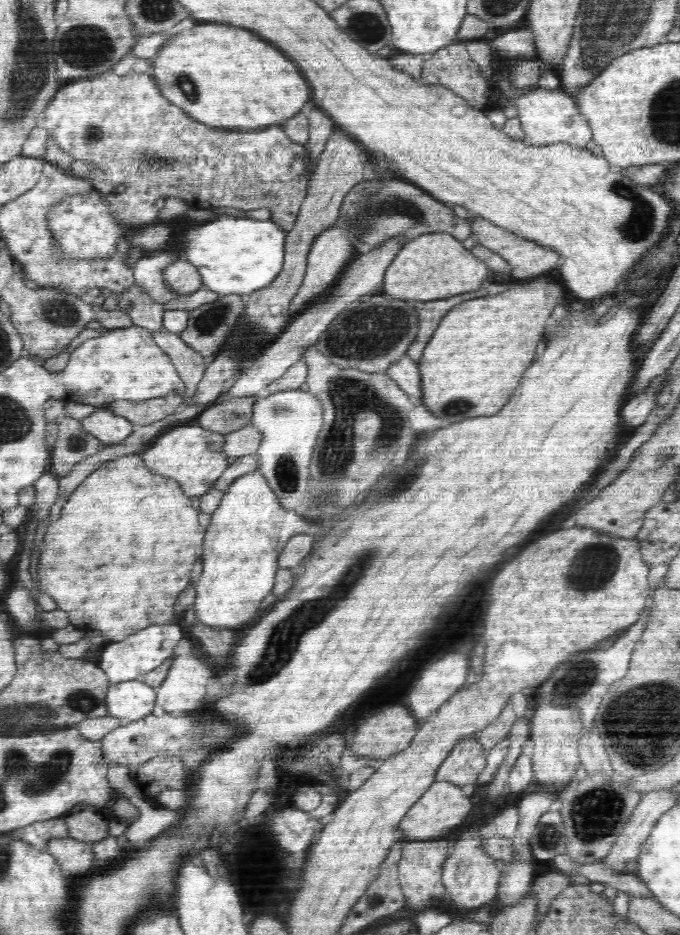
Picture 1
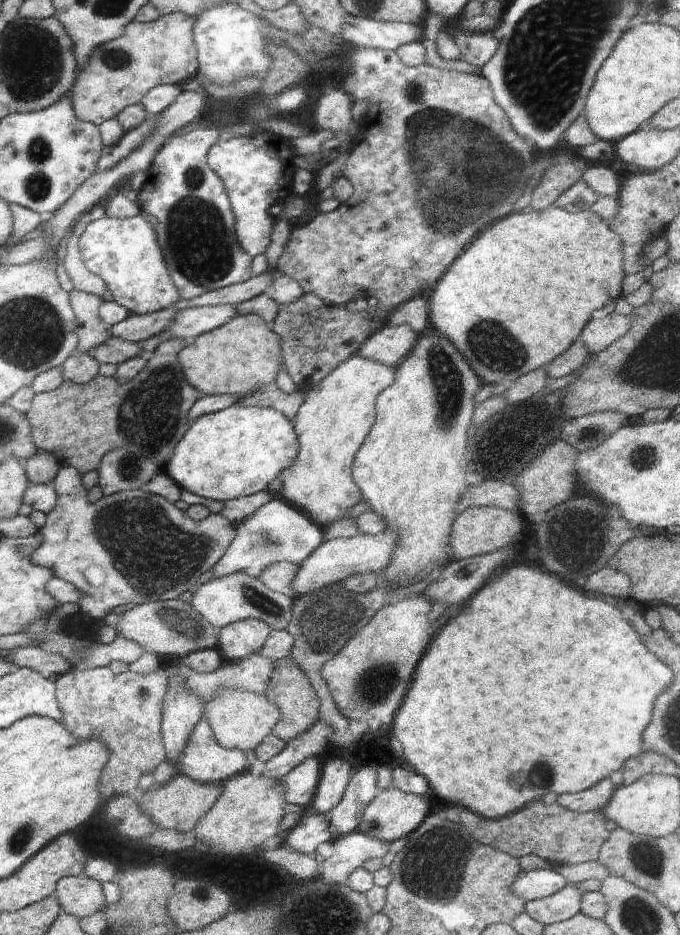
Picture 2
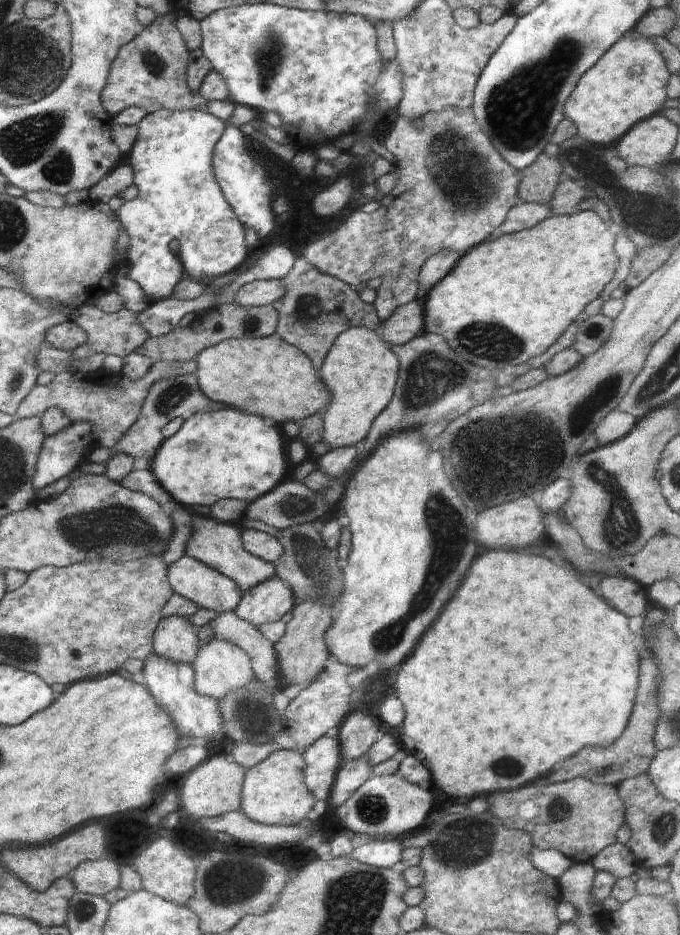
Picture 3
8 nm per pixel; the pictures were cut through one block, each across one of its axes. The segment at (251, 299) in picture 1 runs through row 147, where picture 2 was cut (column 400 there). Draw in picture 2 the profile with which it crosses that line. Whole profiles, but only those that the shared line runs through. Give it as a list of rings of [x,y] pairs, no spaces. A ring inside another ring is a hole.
[[[388,324],[382,330],[372,334],[360,346],[358,355],[395,368],[400,364],[400,360],[406,358],[408,352],[412,352],[412,348],[420,340],[420,335],[414,332],[408,324],[400,324],[400,326]]]

